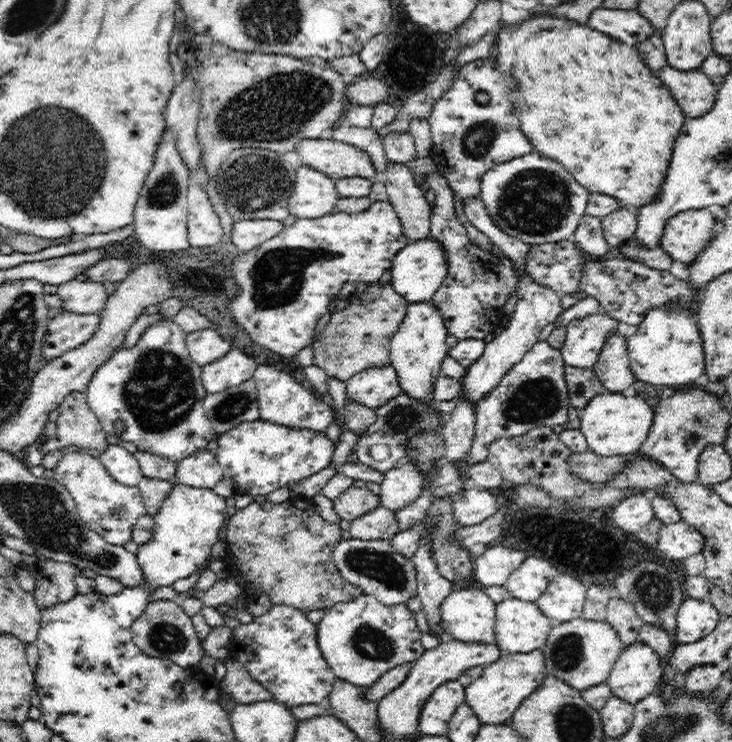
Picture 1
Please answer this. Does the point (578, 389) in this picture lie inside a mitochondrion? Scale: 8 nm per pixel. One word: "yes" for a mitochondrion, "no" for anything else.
yes

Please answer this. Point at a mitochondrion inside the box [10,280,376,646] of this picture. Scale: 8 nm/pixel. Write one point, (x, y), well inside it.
(159, 395)

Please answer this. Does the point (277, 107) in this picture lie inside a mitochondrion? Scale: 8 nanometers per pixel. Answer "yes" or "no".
yes

